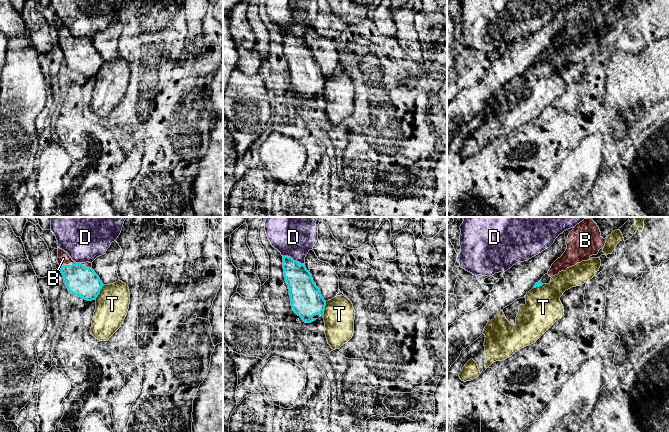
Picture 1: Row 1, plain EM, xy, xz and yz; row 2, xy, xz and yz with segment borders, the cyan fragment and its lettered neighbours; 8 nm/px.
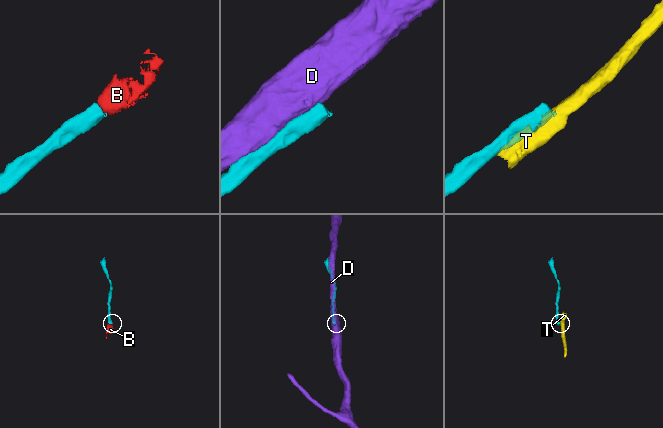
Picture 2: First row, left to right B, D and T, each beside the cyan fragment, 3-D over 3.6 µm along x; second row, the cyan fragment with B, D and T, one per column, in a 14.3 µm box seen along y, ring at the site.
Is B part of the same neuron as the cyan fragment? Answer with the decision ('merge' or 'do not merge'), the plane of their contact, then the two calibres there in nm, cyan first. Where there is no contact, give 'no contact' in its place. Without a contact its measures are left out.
merge; contact in xy; calibres 240 and 100 nm

